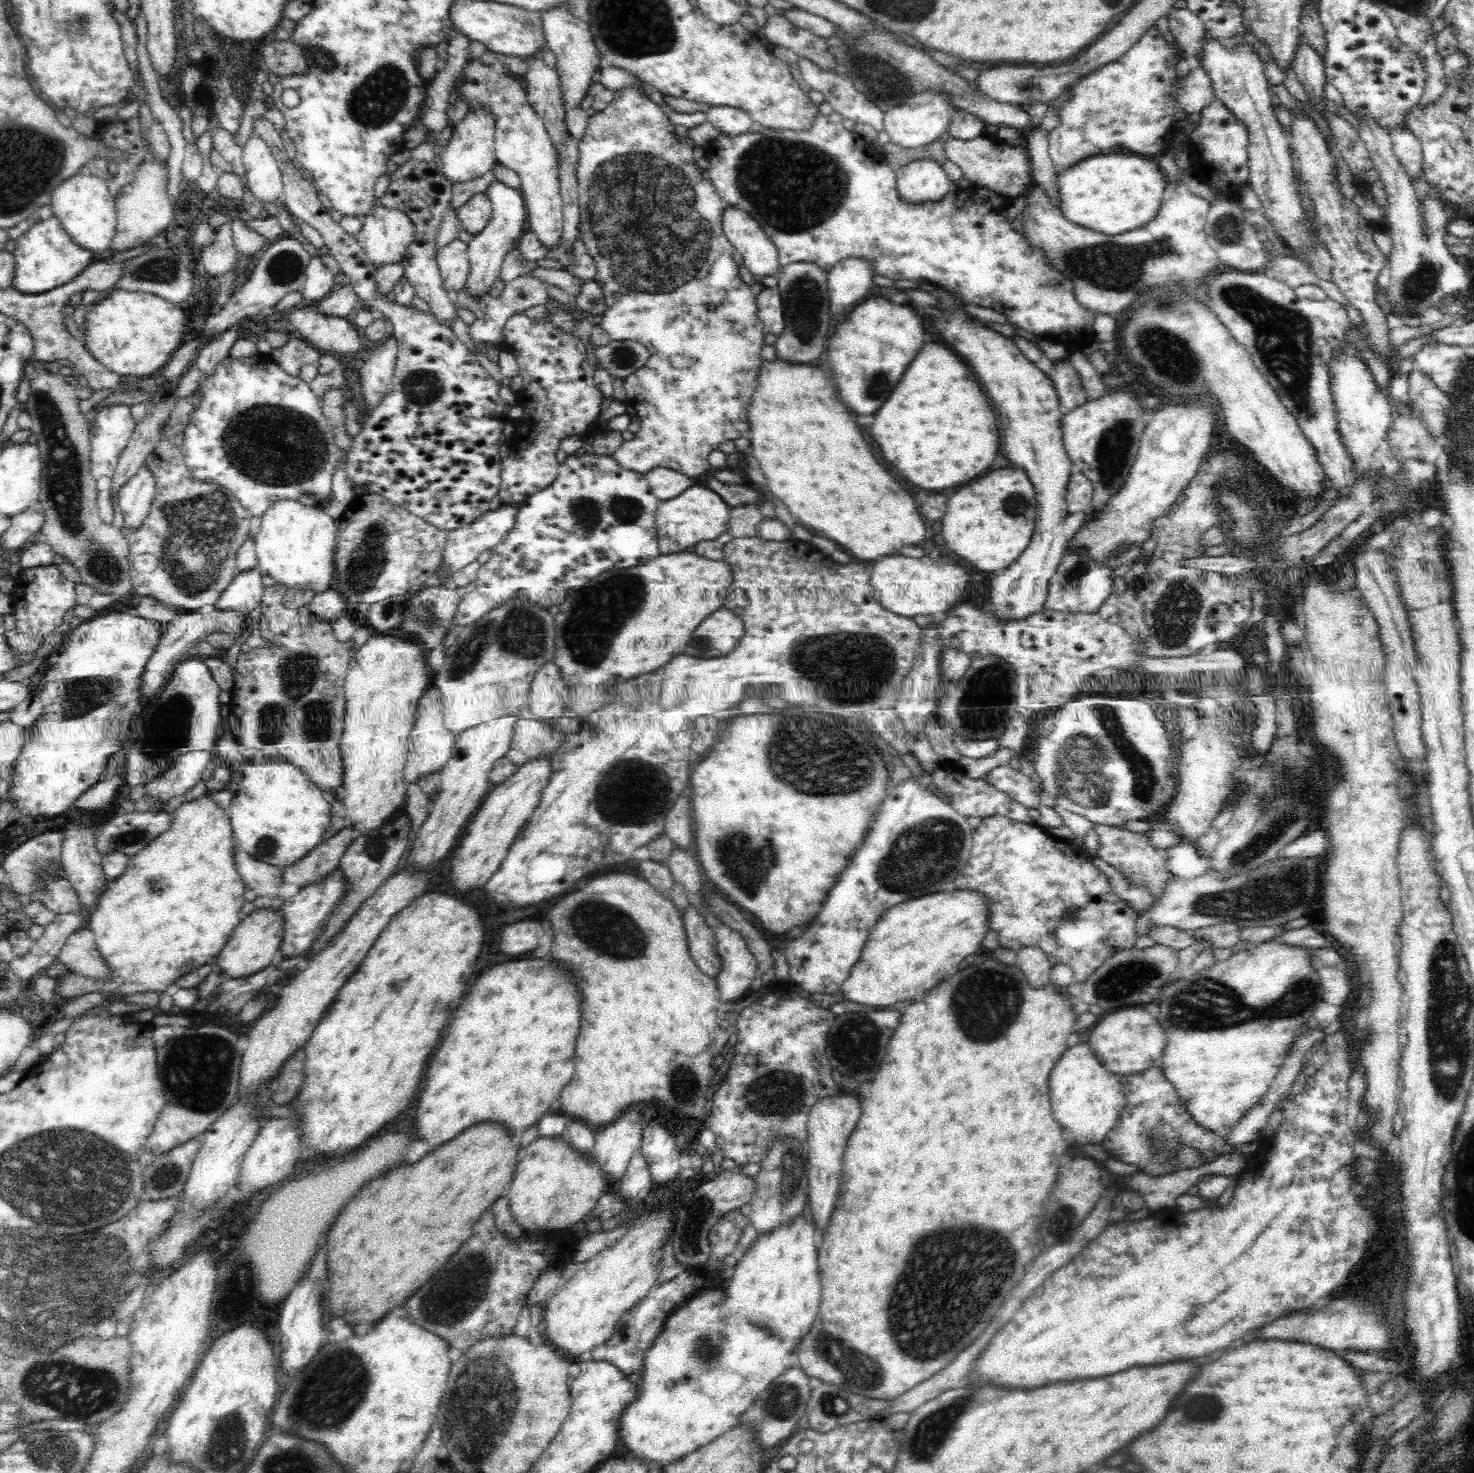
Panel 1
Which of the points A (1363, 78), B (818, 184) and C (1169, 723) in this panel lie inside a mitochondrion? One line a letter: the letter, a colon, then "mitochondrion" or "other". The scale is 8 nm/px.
A: other
B: mitochondrion
C: other

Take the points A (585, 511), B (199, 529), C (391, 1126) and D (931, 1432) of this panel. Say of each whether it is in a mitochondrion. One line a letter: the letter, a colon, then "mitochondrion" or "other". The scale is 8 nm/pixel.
A: mitochondrion
B: mitochondrion
C: other
D: mitochondrion

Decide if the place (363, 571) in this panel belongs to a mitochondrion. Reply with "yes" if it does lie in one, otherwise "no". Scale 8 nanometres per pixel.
yes

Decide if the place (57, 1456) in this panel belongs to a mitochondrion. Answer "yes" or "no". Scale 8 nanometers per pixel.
yes

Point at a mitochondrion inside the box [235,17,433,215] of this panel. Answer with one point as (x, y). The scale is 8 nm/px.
(377, 100)

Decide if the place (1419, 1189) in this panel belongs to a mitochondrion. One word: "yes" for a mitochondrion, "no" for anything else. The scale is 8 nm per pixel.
no

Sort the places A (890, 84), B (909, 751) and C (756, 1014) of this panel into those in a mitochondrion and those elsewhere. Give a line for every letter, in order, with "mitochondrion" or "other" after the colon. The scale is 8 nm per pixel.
A: mitochondrion
B: other
C: other

